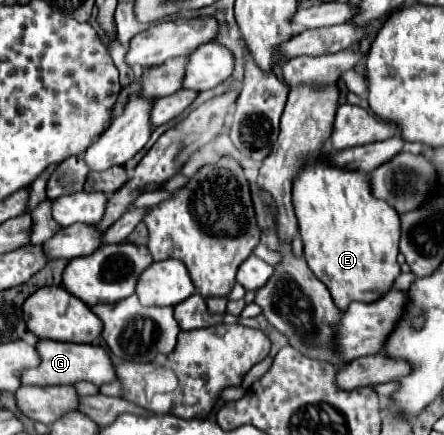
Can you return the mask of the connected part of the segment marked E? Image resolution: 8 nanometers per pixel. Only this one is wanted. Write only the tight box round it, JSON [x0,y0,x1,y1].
[292,153,400,309]

